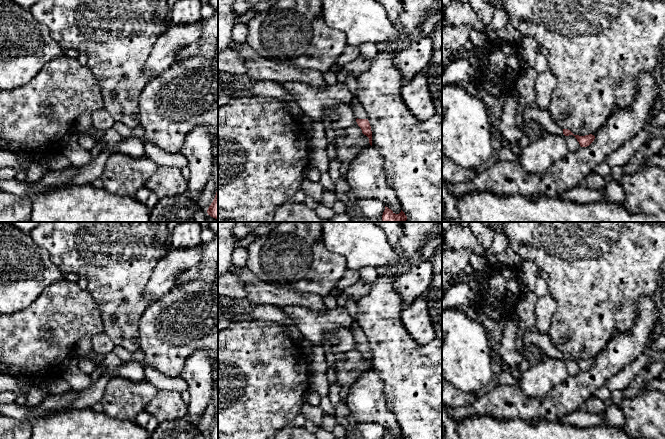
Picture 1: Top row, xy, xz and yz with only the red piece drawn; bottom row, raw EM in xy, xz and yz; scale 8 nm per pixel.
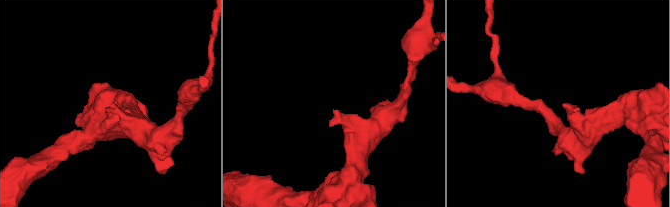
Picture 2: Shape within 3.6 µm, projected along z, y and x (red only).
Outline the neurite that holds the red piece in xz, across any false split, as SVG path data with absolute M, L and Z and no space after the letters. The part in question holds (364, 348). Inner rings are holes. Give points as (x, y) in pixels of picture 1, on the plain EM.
M356 320L354 321L351 332L355 338L356 346L361 352L362 357L369 362L369 367L372 370L372 355L370 347L367 343L367 338L361 327L357 324Z

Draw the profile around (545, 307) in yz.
M551 294L538 298L535 305L535 320L537 331L547 334L552 323L554 313L556 311L556 301Z

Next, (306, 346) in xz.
M301 338L298 343L299 343L301 352L307 358L309 355L312 354L314 348L316 346L316 344L312 343L311 341L309 341L308 339L305 339L305 338Z

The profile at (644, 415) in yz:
M644 385L635 398L624 398L620 409L625 417L625 424L621 428L627 436L647 439L665 436L665 394L661 391Z

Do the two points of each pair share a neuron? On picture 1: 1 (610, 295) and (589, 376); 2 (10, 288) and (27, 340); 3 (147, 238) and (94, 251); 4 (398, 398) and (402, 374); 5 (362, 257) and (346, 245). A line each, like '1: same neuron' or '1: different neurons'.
1: different neurons
2: different neurons
3: same neuron
4: same neuron
5: same neuron

